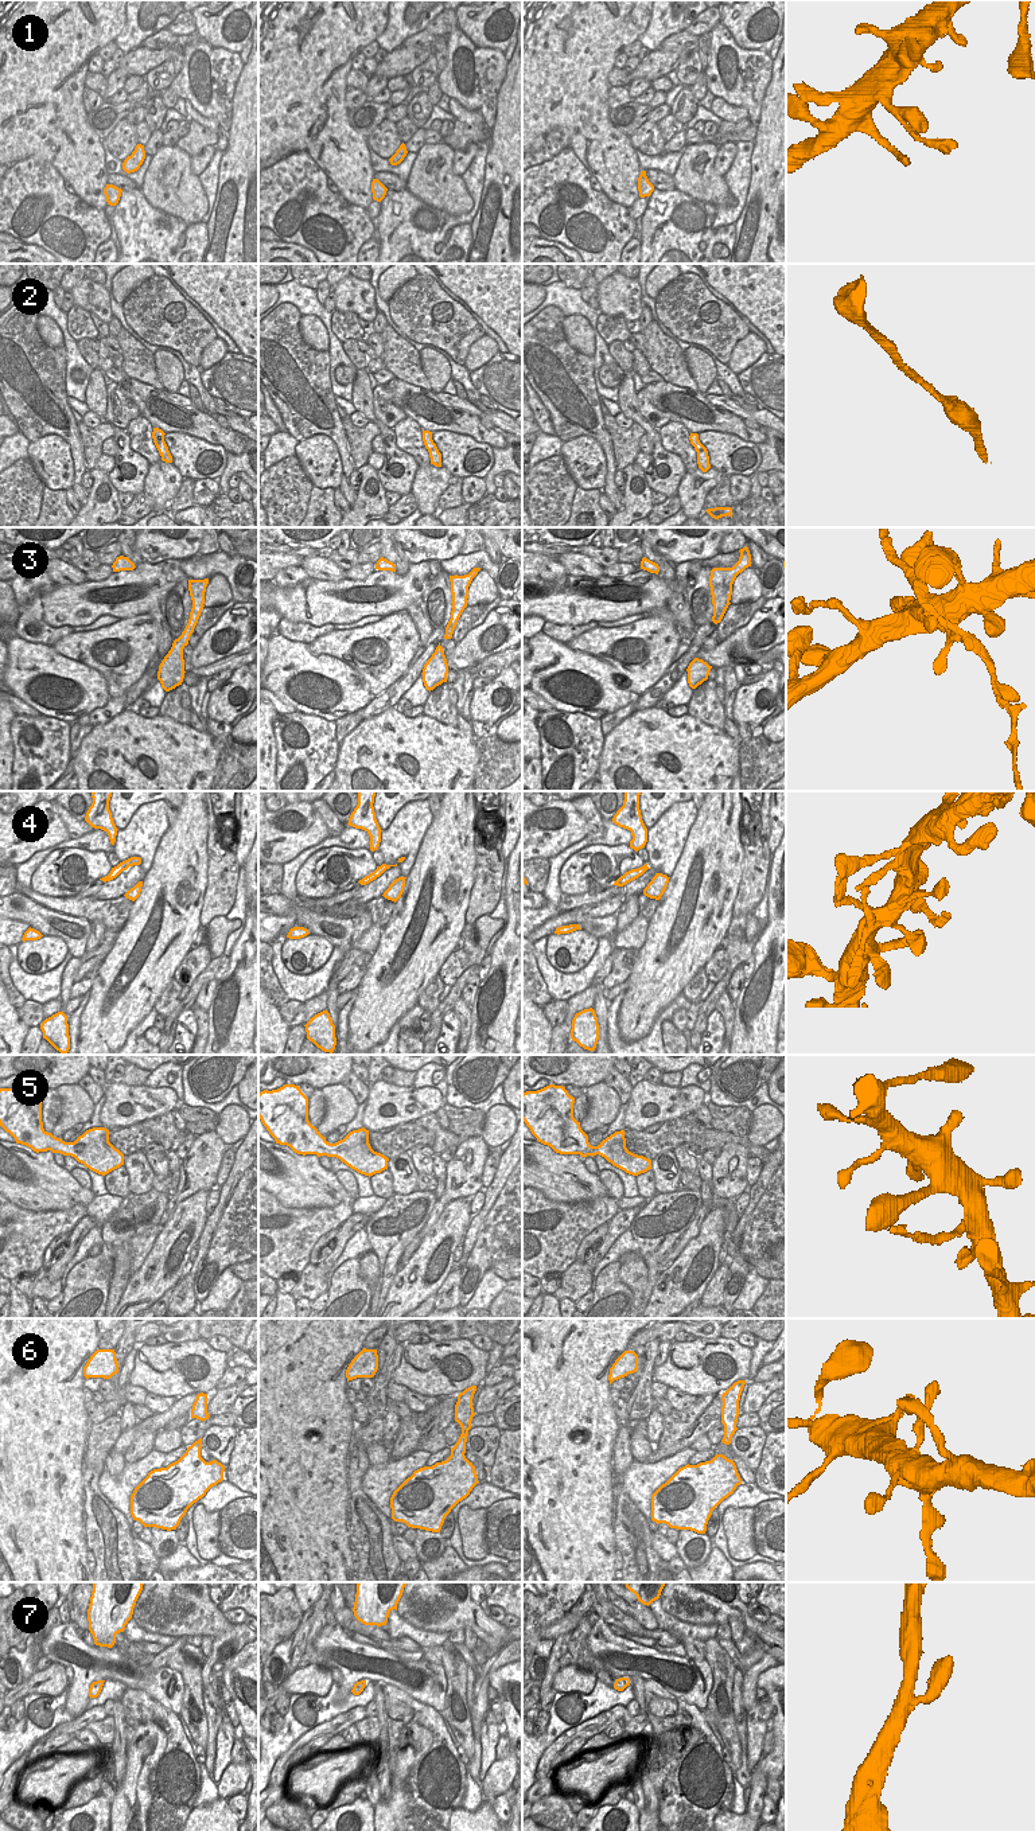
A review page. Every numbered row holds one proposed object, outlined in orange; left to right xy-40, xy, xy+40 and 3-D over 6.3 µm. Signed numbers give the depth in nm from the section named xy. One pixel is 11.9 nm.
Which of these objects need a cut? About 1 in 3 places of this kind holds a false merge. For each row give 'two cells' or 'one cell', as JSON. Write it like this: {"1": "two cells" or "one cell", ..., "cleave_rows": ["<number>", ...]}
{"1": "one cell", "2": "one cell", "3": "two cells", "4": "one cell", "5": "one cell", "6": "one cell", "7": "one cell", "cleave_rows": ["3"]}

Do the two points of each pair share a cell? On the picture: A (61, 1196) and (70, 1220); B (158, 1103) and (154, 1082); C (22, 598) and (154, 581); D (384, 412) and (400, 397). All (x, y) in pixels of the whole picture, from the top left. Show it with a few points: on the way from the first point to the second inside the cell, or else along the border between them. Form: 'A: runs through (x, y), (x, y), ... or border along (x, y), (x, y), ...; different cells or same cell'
A: border along (85, 1204), (35, 1212); different cells
B: border along (144, 1085), (170, 1087), (181, 1101); different cells
C: border along (55, 585), (46, 592), (35, 595), (20, 607); different cells
D: border along (382, 385), (390, 400), (407, 416); different cells

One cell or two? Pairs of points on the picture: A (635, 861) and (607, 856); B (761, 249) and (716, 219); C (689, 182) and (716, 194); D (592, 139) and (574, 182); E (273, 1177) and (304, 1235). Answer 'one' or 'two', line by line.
A: one
B: two
C: one
D: two
E: two

